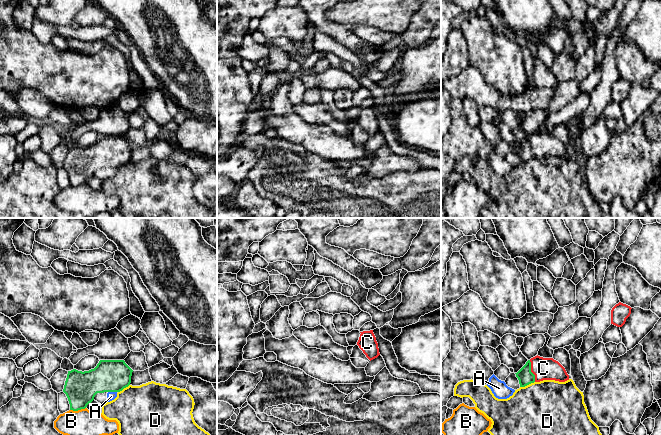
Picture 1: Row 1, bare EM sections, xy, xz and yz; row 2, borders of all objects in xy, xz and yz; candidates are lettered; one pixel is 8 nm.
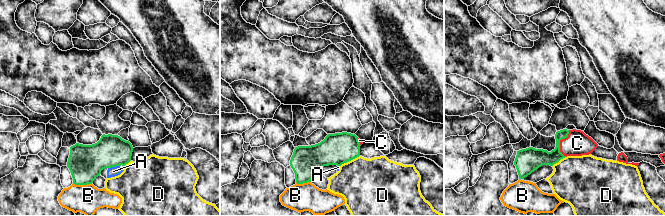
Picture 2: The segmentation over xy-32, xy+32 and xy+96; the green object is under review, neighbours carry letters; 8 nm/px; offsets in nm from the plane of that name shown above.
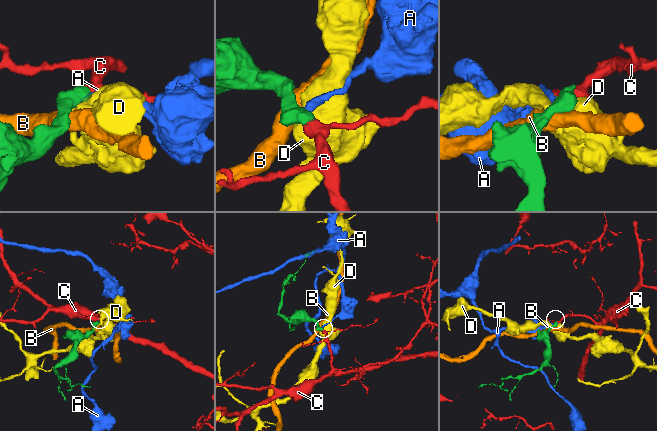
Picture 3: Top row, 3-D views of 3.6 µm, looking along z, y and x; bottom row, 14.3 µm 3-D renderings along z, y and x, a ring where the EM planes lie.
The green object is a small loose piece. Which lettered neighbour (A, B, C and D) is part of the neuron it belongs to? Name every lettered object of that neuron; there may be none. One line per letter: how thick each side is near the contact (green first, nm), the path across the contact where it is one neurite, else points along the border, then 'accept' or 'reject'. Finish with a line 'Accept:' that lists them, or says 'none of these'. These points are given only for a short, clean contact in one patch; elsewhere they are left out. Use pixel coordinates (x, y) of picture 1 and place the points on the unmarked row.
A: 260/70 nm | along xy (108, 167), (116, 168) | reject
B: 260/220 nm | reject
C: 120/180 nm | across yz (525, 152), (530, 147), (543, 144) | accept
D: 120/480 nm | along yz (534, 157), (520, 163) | reject
Accept: C

